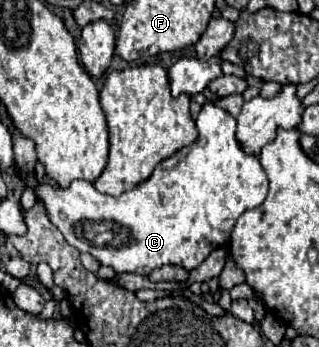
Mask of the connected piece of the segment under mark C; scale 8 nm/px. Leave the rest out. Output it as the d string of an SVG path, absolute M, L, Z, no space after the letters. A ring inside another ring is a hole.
M206 103L200 115L196 117L196 127L200 135L192 145L164 159L160 165L156 165L154 173L146 181L122 193L120 197L104 195L96 191L90 181L82 179L76 179L68 189L38 185L34 177L26 177L24 181L28 187L36 189L38 199L42 199L42 203L46 205L50 221L62 231L66 241L80 253L90 253L102 265L112 267L116 275L124 271L136 275L150 275L150 271L164 265L176 265L186 271L192 271L200 267L214 249L224 247L228 243L236 219L244 211L262 205L268 193L268 177L258 157L246 153L240 141L236 139L236 119L230 113L222 111L212 103Z

